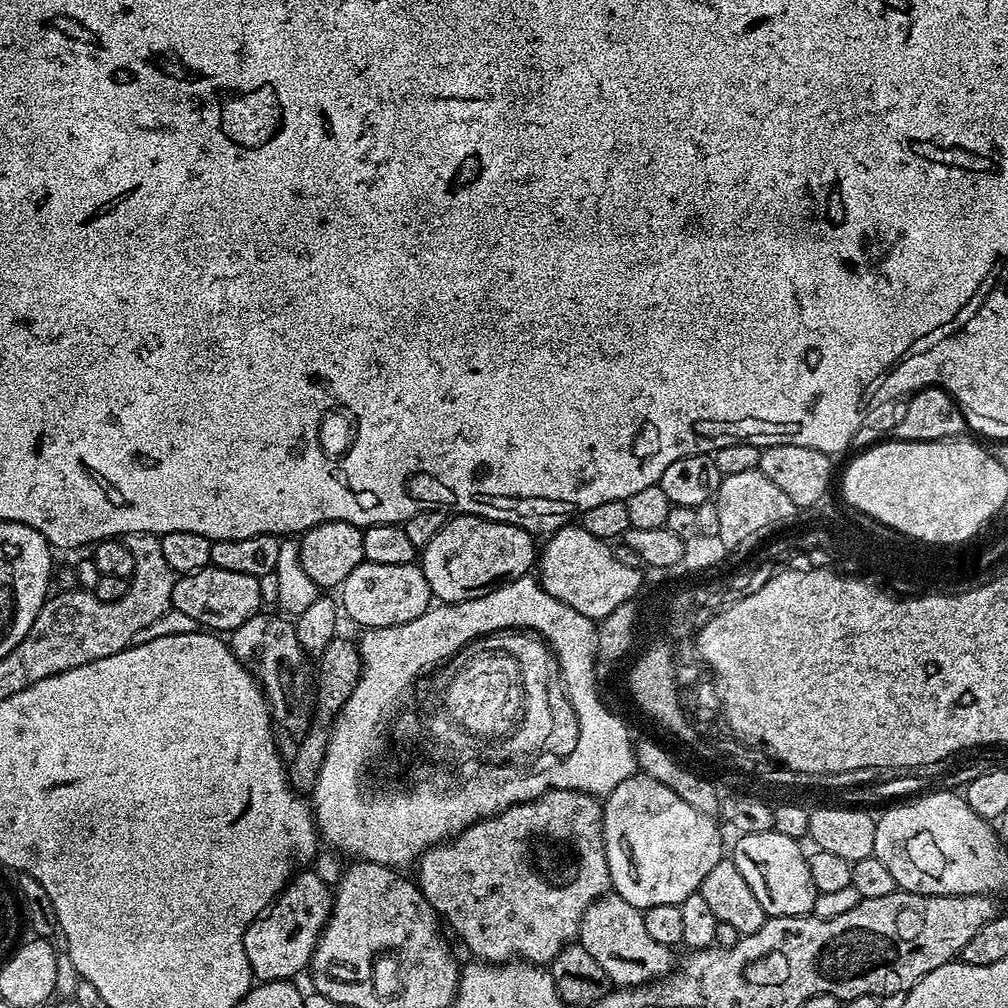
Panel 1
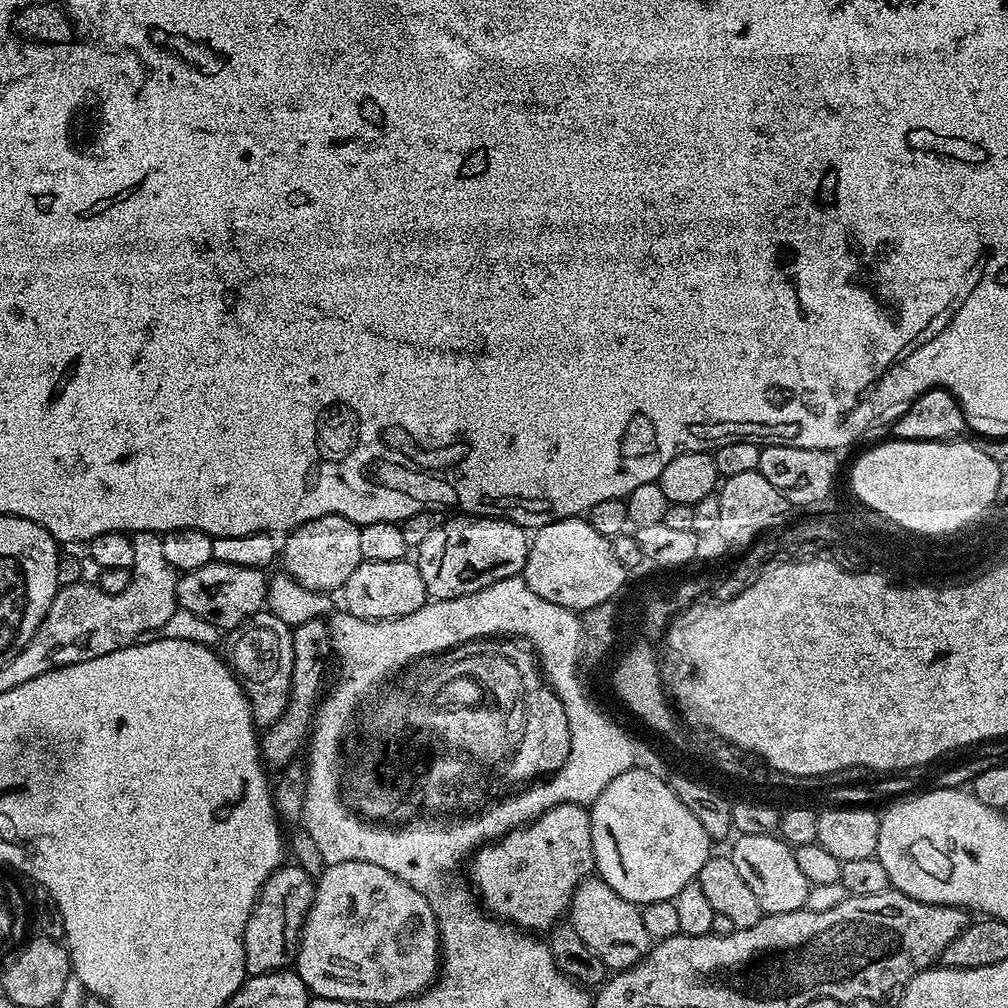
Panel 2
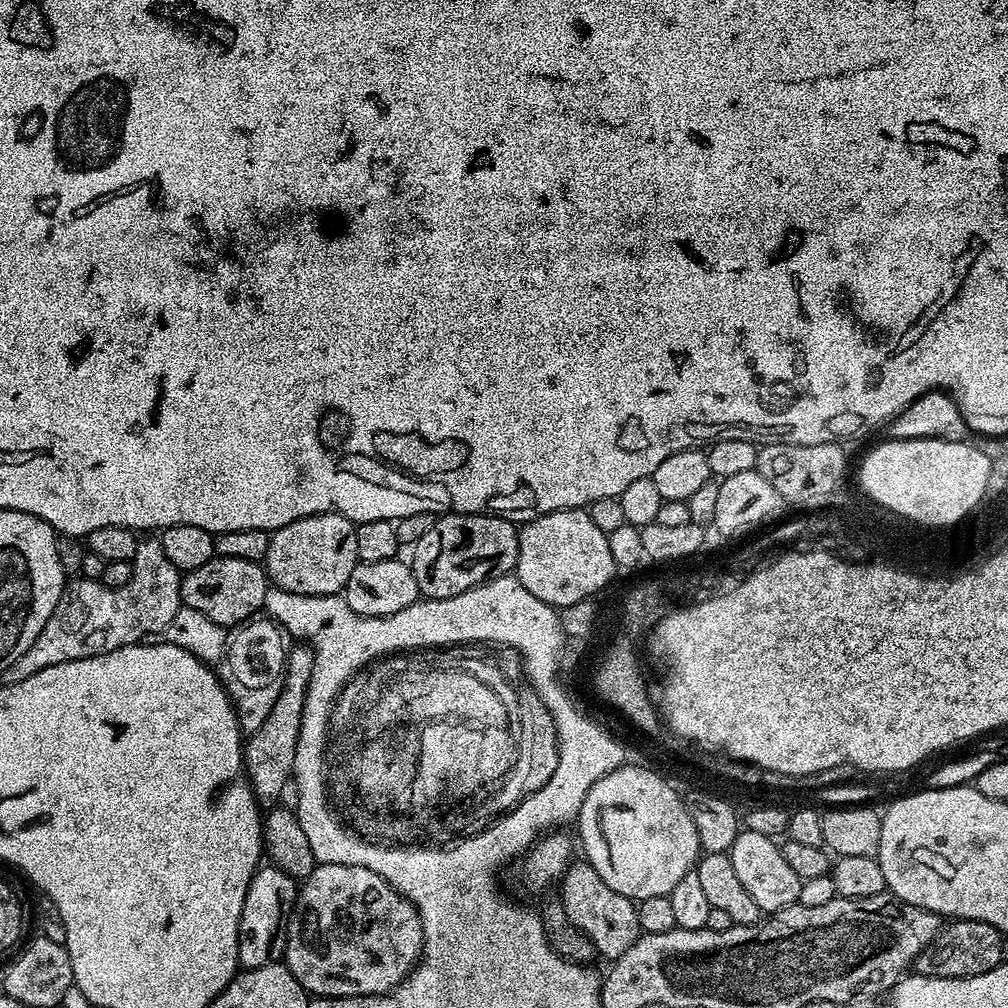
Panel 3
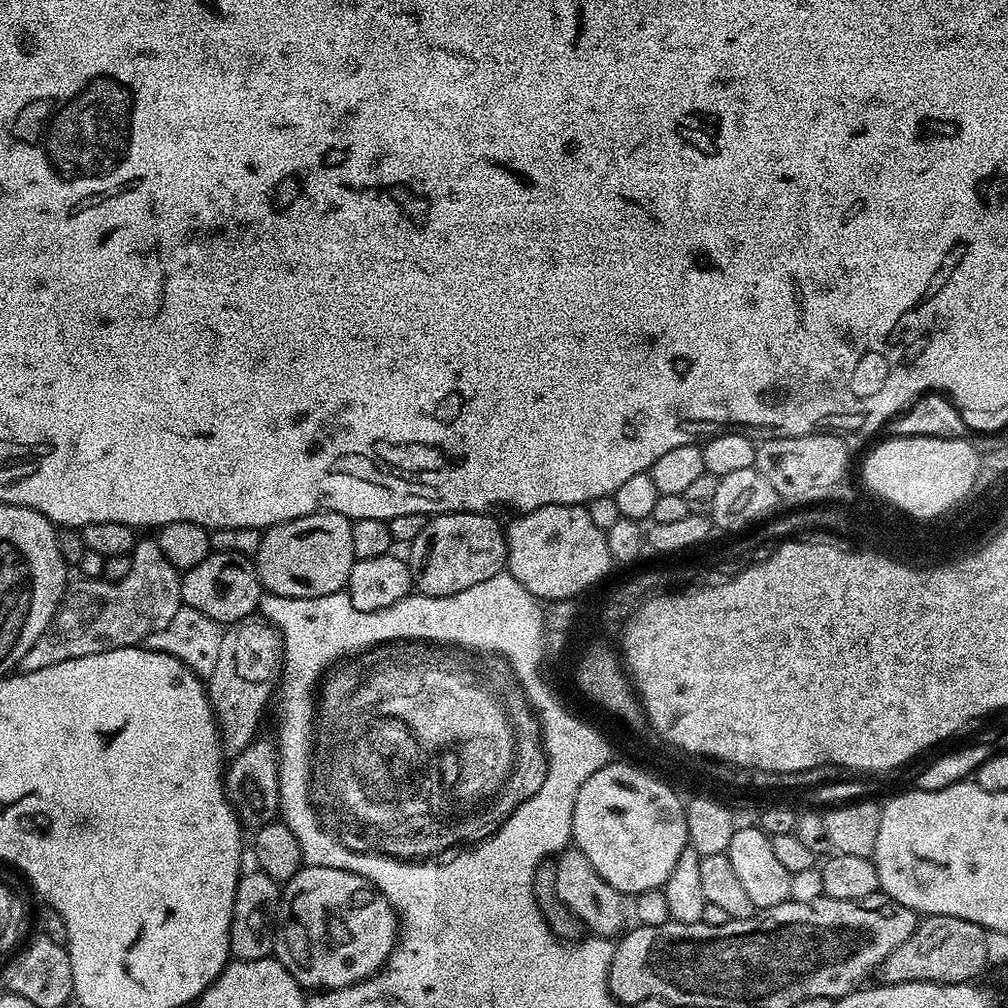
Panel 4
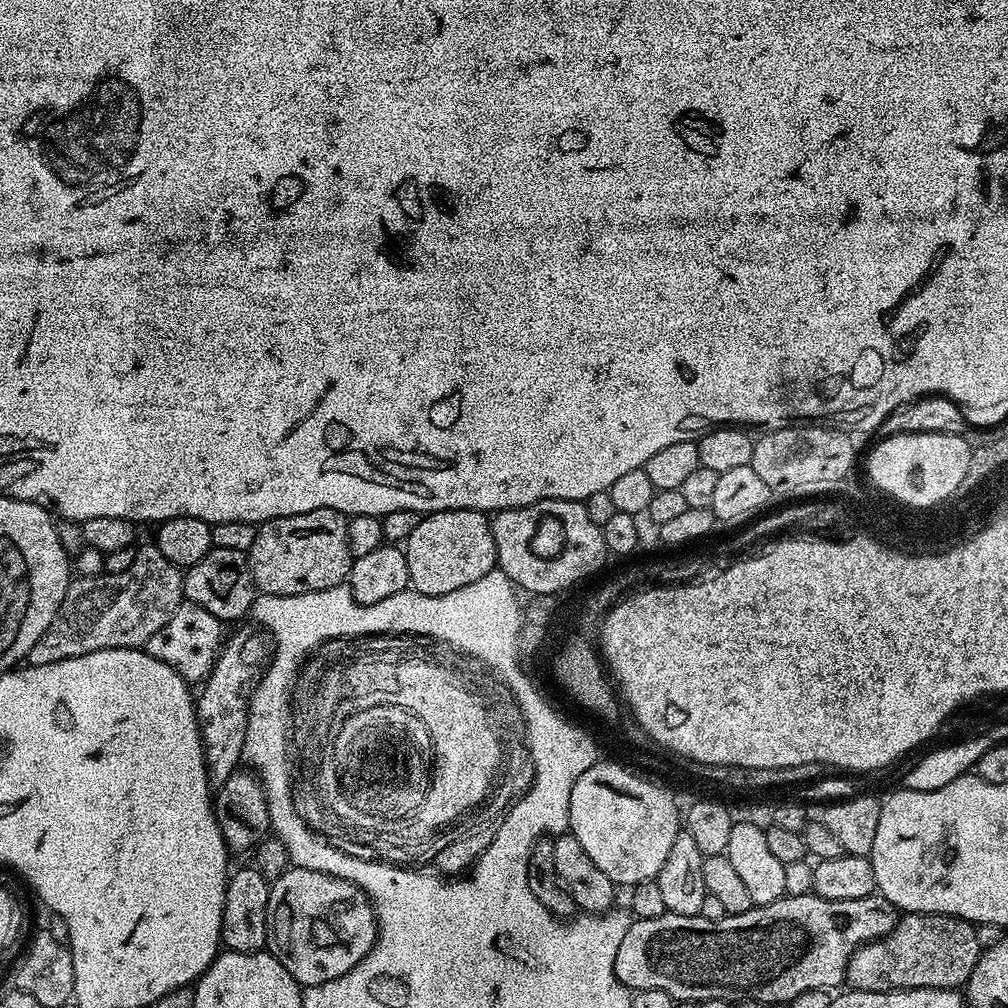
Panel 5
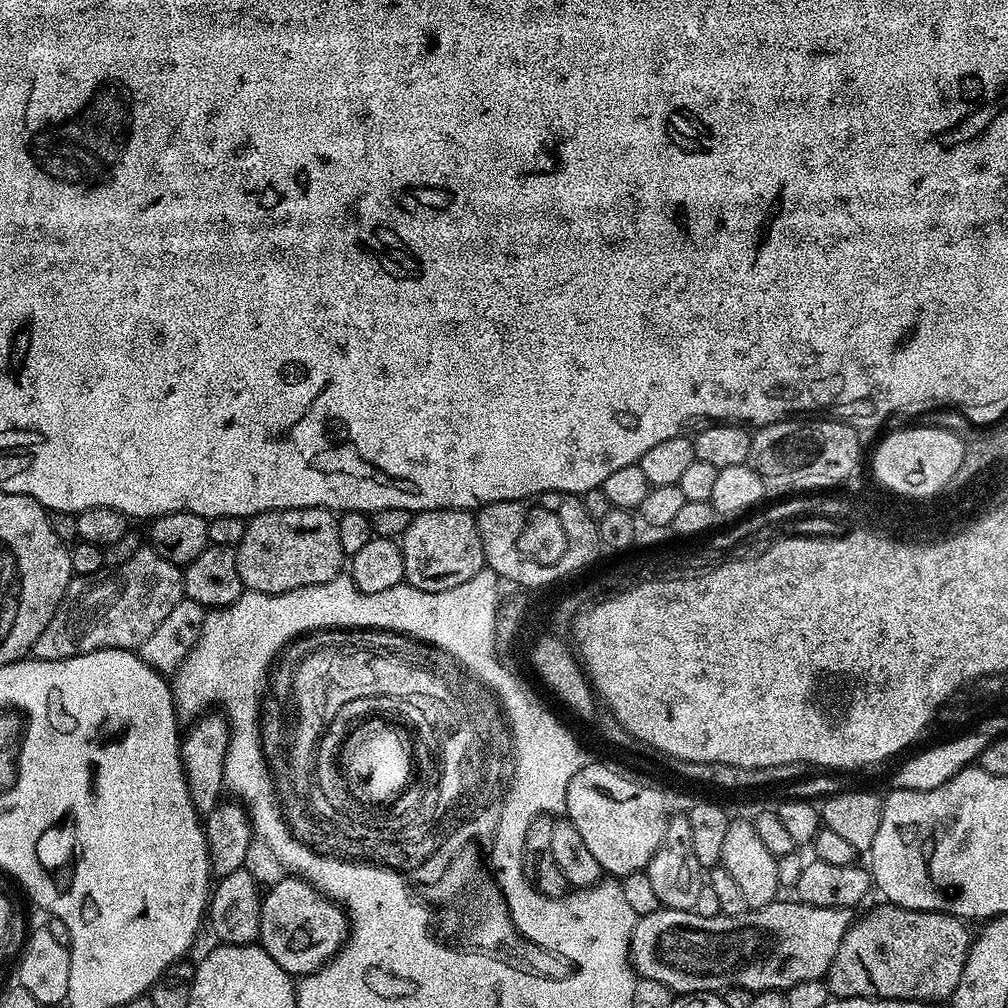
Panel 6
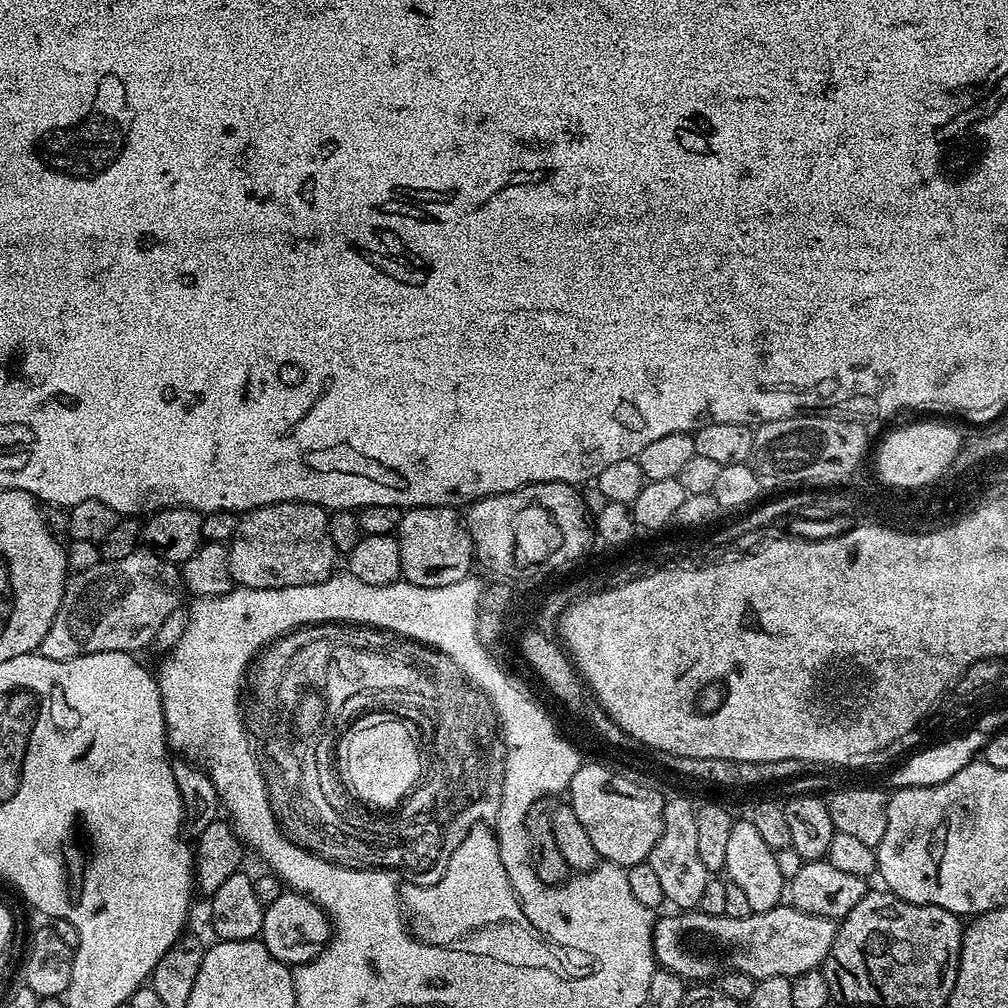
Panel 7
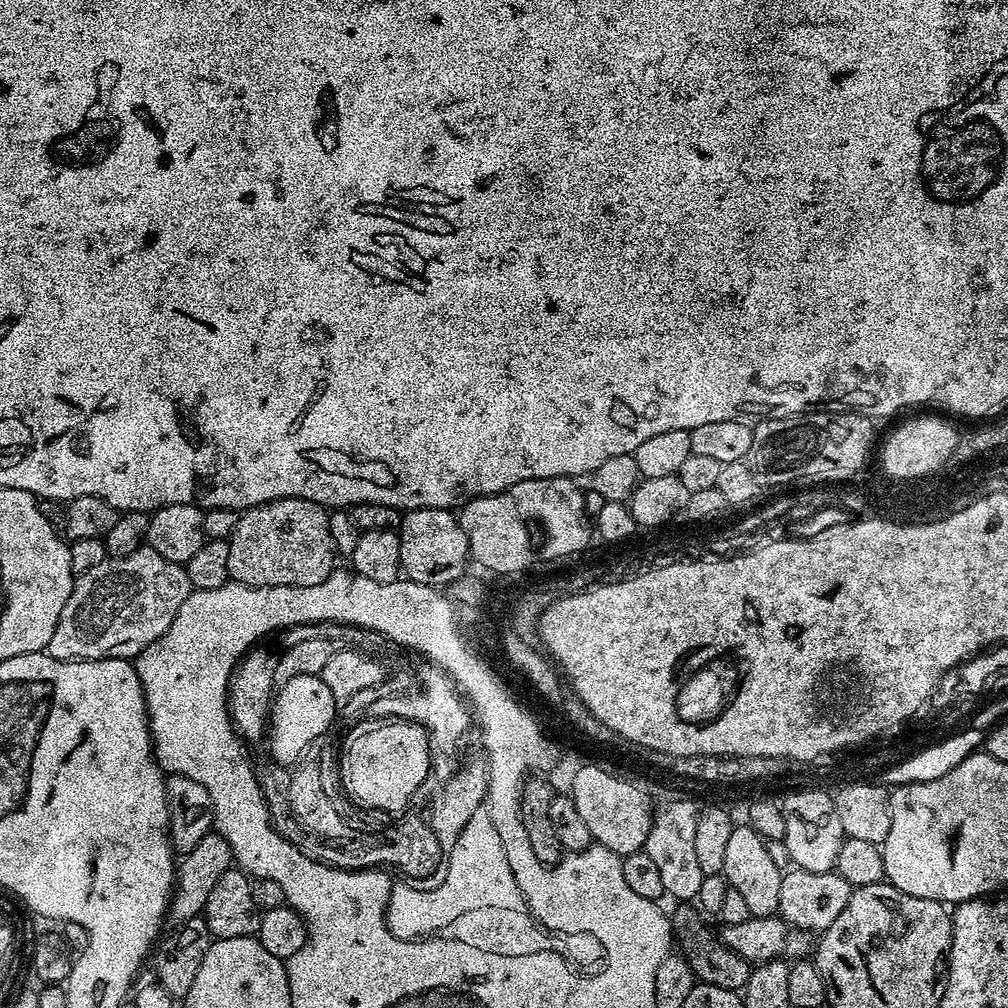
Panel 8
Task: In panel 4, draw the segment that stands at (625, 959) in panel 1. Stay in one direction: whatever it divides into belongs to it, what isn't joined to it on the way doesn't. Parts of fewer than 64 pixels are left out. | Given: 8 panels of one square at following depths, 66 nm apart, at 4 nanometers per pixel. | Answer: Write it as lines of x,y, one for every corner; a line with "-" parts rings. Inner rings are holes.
569,846
560,857
555,857
554,863
558,898
562,898
566,906
570,906
570,910
582,921
585,929
597,937
619,937
626,928
626,900
622,893
614,886
610,886
610,882
606,882
606,878
602,878
602,874
594,870
590,858
586,858
586,854
582,854
575,846

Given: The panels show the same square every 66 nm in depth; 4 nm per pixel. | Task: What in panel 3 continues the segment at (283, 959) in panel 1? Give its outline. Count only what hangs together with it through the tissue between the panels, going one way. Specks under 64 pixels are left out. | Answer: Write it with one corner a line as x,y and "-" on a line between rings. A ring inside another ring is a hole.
271,862
257,868
246,890
246,902
242,902
242,918
238,922
238,958
241,969
257,968
273,963
284,950
282,929
286,917
296,904
298,880

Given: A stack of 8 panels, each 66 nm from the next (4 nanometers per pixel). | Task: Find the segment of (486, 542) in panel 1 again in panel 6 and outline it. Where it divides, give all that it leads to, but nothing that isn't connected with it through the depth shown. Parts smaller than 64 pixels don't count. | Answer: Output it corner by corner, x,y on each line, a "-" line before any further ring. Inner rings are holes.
436,508
433,512
415,513
398,543
404,563
404,580
418,590
445,592
486,568
486,544
473,513
468,510

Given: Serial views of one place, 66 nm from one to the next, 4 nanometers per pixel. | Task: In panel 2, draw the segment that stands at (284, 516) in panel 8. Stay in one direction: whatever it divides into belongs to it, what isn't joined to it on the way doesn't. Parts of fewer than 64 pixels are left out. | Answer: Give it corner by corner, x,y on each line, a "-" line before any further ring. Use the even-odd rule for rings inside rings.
323,516
291,529
282,544
283,571
293,576
303,588
308,588
312,592
332,594
335,588
336,591
343,589
346,578
350,578
350,574
354,574
354,570
358,570
362,562
360,529
361,525
350,522
345,516

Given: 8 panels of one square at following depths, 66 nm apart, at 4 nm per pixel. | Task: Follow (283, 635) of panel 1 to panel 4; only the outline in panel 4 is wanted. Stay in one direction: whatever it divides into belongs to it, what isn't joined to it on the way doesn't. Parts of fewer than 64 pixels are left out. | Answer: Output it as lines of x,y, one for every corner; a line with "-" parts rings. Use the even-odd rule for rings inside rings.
259,614
227,625
223,631
218,662
206,680
208,701
212,704
212,715
220,725
221,733
232,732
229,740
227,737
227,747
241,752
256,739
261,731
260,718
267,710
268,703
273,703
274,693
281,682
284,640
278,629

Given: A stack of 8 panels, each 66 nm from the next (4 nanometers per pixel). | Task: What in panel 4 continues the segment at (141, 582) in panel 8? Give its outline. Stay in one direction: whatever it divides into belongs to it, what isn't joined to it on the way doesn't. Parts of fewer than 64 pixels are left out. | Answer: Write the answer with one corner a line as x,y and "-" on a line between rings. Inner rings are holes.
137,539
132,549
130,574
121,580
103,578
80,578
67,585
50,626
38,634
38,642
22,654
18,668
20,672
42,670
70,658
82,658
115,648
131,648
144,641
148,634
162,630
178,613
181,573
170,562
156,544
155,539

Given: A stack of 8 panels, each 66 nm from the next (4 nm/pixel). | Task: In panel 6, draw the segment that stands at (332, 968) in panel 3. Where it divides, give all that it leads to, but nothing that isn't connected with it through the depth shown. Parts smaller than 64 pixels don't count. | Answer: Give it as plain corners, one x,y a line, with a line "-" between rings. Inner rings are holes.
292,879
280,880
269,892
267,889
263,893
258,944
278,962
278,966
282,966
282,970
303,978
324,967
344,947
348,922
345,909
339,903
319,896
316,893
319,891
308,880

